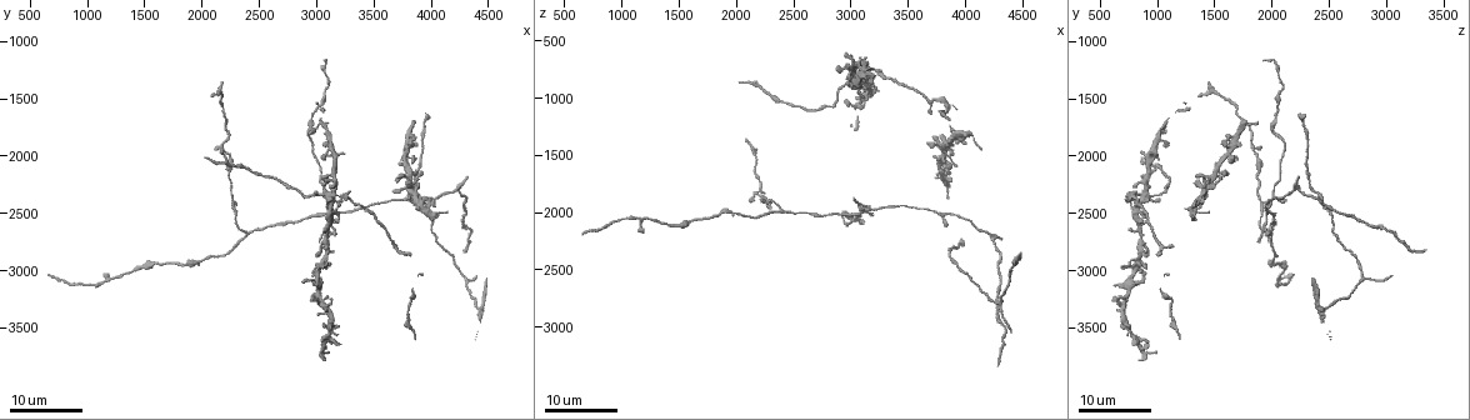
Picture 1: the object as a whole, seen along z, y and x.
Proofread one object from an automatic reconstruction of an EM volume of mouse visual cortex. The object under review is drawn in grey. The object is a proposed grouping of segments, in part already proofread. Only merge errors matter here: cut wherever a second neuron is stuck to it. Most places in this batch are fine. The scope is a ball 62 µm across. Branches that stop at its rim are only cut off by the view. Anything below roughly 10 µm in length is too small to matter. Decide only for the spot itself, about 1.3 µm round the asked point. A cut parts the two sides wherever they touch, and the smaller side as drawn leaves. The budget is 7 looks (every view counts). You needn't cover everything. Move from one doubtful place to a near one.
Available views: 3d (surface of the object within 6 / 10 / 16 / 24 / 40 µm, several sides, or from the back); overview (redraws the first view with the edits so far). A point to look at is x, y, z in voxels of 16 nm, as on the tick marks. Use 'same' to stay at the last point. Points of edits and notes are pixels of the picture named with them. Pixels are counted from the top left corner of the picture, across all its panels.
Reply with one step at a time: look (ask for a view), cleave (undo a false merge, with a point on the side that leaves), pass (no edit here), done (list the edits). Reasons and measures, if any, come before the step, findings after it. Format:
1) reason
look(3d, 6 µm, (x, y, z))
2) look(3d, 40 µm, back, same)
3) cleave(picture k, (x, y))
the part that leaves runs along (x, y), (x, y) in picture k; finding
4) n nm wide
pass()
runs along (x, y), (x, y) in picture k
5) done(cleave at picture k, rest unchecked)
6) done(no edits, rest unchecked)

look(3d, 16 µm, (3720, 2380, 1960))

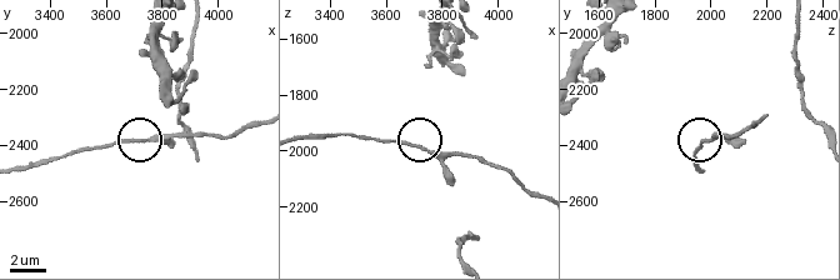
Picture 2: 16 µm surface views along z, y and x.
look(3d, 6 µm, (3730, 2380, 1980))

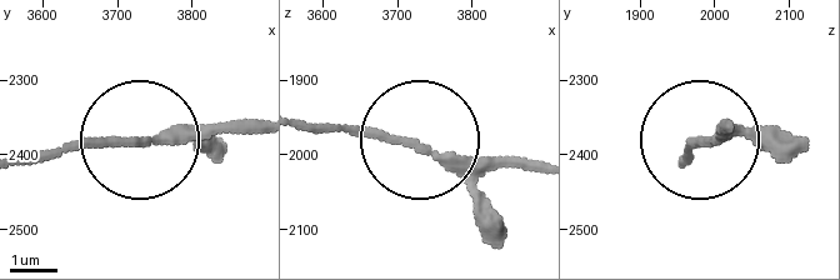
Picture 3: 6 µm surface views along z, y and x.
look(3d, 6 µm, back, (3725, 2385, 1990))

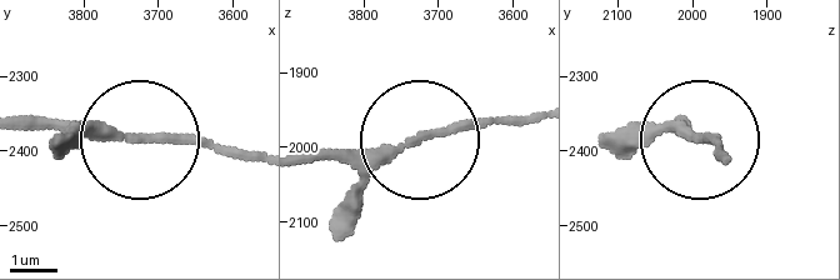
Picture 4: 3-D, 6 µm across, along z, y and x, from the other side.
190 nm wide
pass()
all the same neuron

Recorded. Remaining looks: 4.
sudden change in width
look(3d, 16 µm, (3840, 2300, 2380))

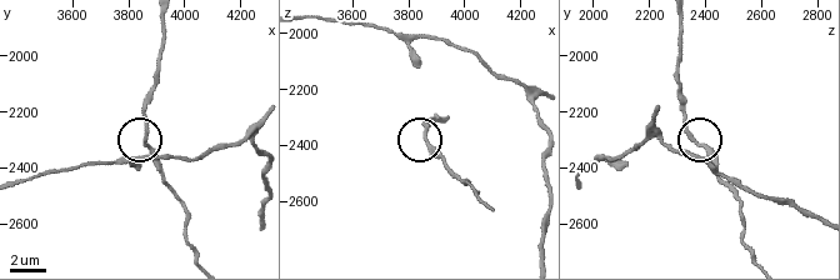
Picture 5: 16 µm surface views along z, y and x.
look(3d, 6 µm, (3860, 2320, 2380))

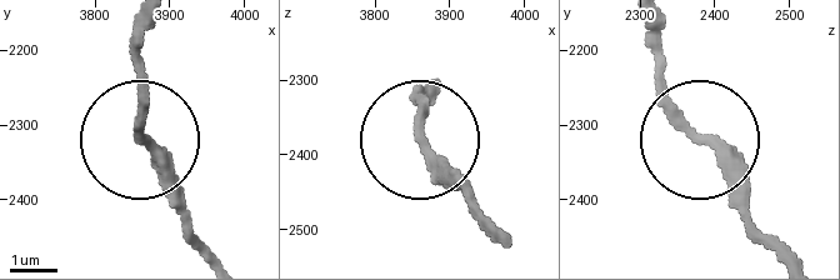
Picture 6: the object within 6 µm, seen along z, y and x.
pass()
one neuron here

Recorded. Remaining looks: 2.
calibre changes
look(3d, 16 µm, (2240, 1980, 1860))

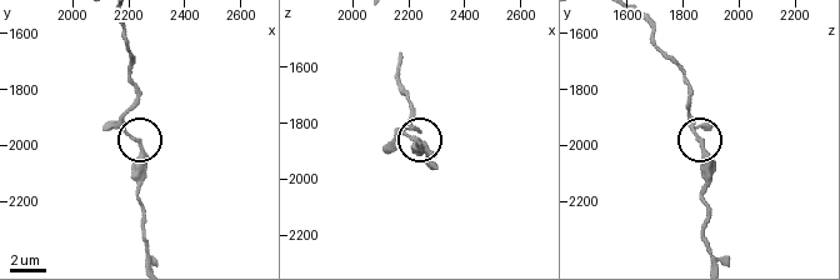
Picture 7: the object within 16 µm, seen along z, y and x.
zoom in
look(3d, 10 µm, (2250, 1980, 1870))

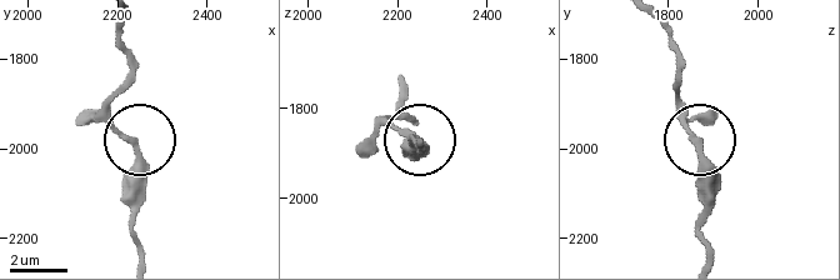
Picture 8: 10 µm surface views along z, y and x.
260 nm wide
pass()
runs along (704, 259), (704, 151), (678, 115), (675, 89) in picture 8; continuous, no second neuron

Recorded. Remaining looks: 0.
done(no edits, rest unchecked)

